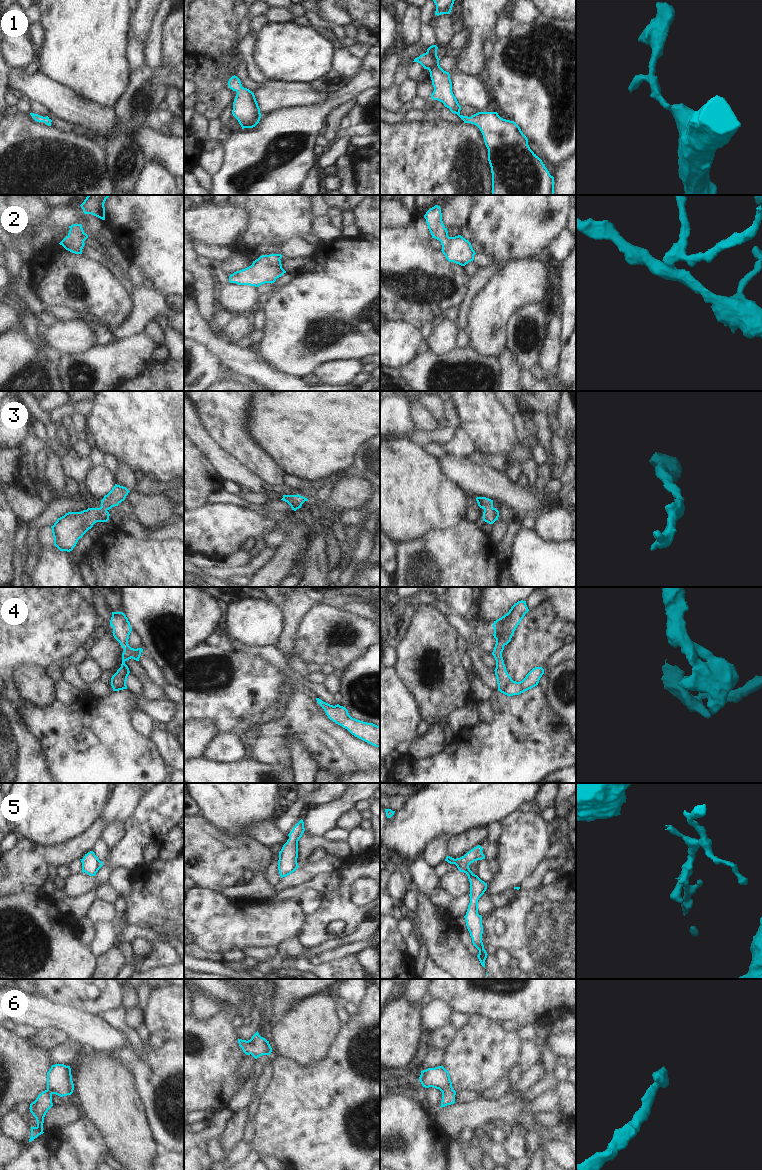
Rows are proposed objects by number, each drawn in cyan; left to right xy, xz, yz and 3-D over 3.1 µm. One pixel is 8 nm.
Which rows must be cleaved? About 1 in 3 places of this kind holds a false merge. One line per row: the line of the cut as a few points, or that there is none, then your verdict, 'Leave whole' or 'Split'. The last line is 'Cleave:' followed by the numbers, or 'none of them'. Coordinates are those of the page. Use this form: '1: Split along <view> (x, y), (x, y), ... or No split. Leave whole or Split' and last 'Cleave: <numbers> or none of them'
1: No split. Leave whole
2: No split. Leave whole
3: No split. Leave whole
4: No split. Leave whole
5: No split. Leave whole
6: No split. Leave whole
Cleave: none of them

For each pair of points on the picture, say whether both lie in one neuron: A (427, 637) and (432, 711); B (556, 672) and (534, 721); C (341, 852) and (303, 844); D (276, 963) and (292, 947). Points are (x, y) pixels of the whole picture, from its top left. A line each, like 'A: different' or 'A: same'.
A: same
B: different
C: same
D: same

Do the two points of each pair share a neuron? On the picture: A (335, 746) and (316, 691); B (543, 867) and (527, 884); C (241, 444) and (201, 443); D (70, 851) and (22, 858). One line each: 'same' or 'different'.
A: different
B: same
C: different
D: same

